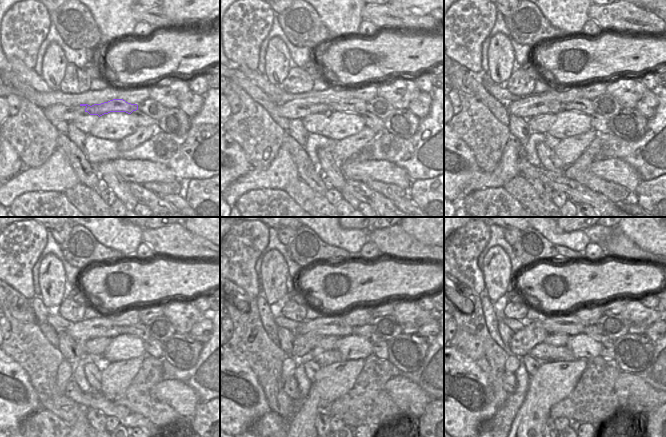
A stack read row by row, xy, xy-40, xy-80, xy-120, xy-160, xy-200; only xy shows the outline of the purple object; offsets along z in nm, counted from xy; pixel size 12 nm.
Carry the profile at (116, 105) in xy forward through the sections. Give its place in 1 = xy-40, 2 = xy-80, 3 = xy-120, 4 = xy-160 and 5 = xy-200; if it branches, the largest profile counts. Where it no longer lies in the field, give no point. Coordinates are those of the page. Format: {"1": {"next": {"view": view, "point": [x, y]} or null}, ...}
{"1": {"next": {"view": "xy-40", "point": [358, 106]}}, "2": {"next": {"view": "xy-80", "point": [583, 105]}}, "3": {"next": {"view": "xy-120", "point": [140, 330]}}, "4": {"next": {"view": "xy-160", "point": [367, 331]}}, "5": {"next": {"view": "xy-200", "point": [594, 332]}}}

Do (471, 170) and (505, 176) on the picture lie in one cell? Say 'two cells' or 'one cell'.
two cells

